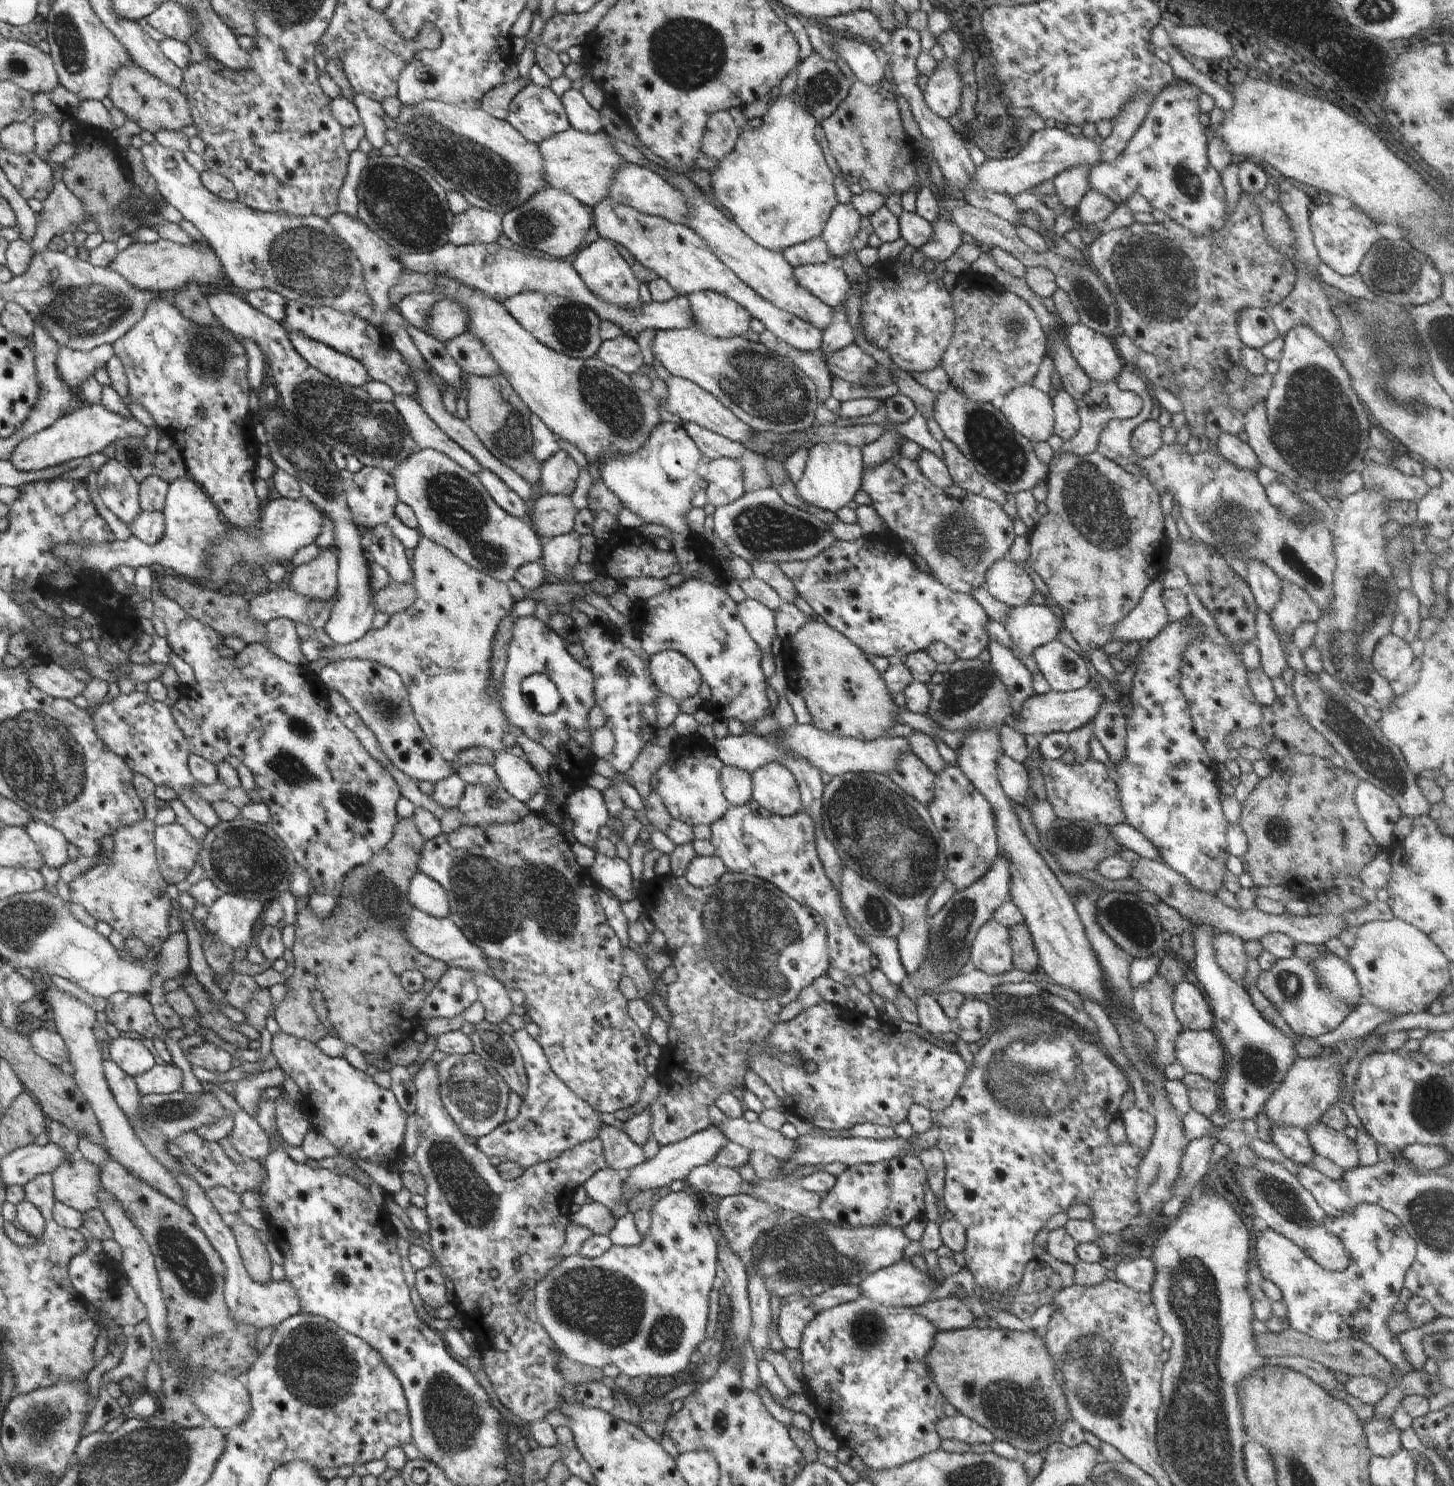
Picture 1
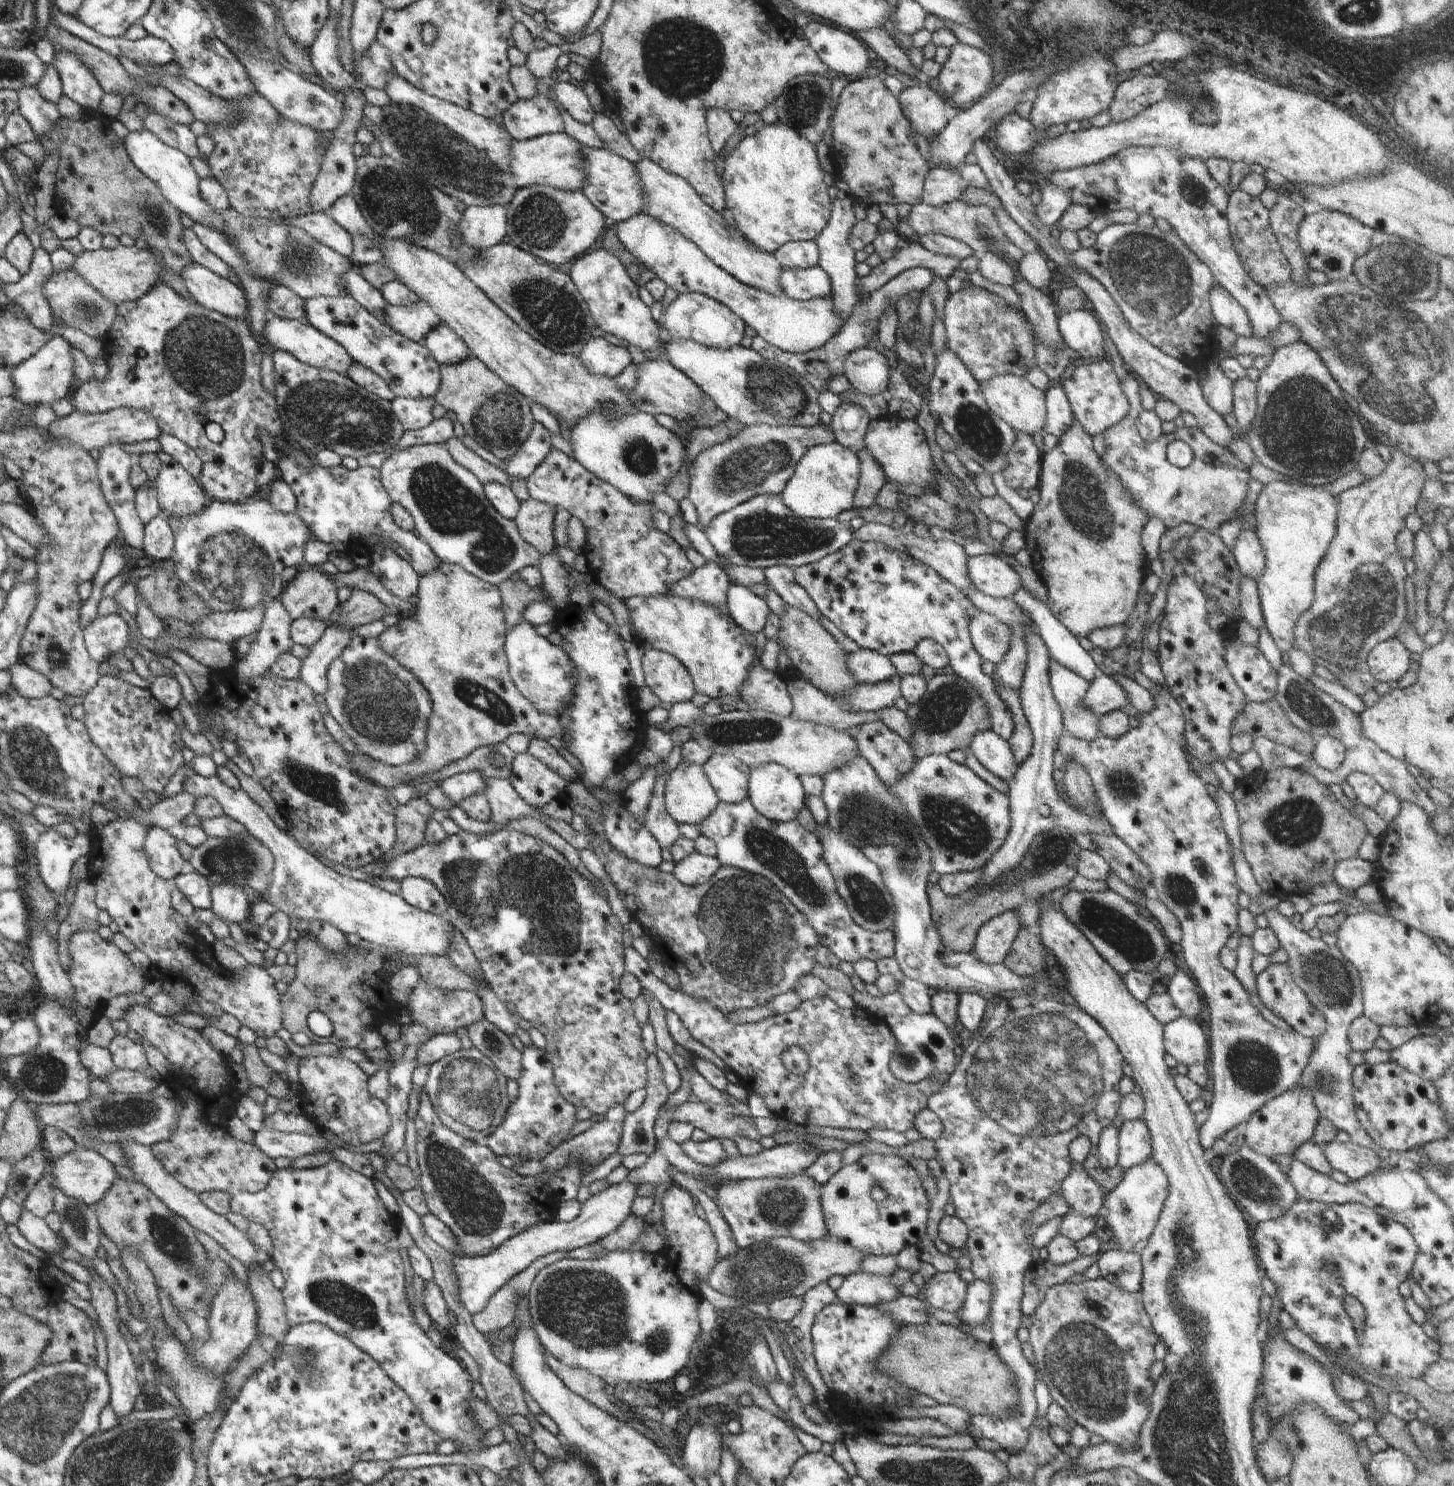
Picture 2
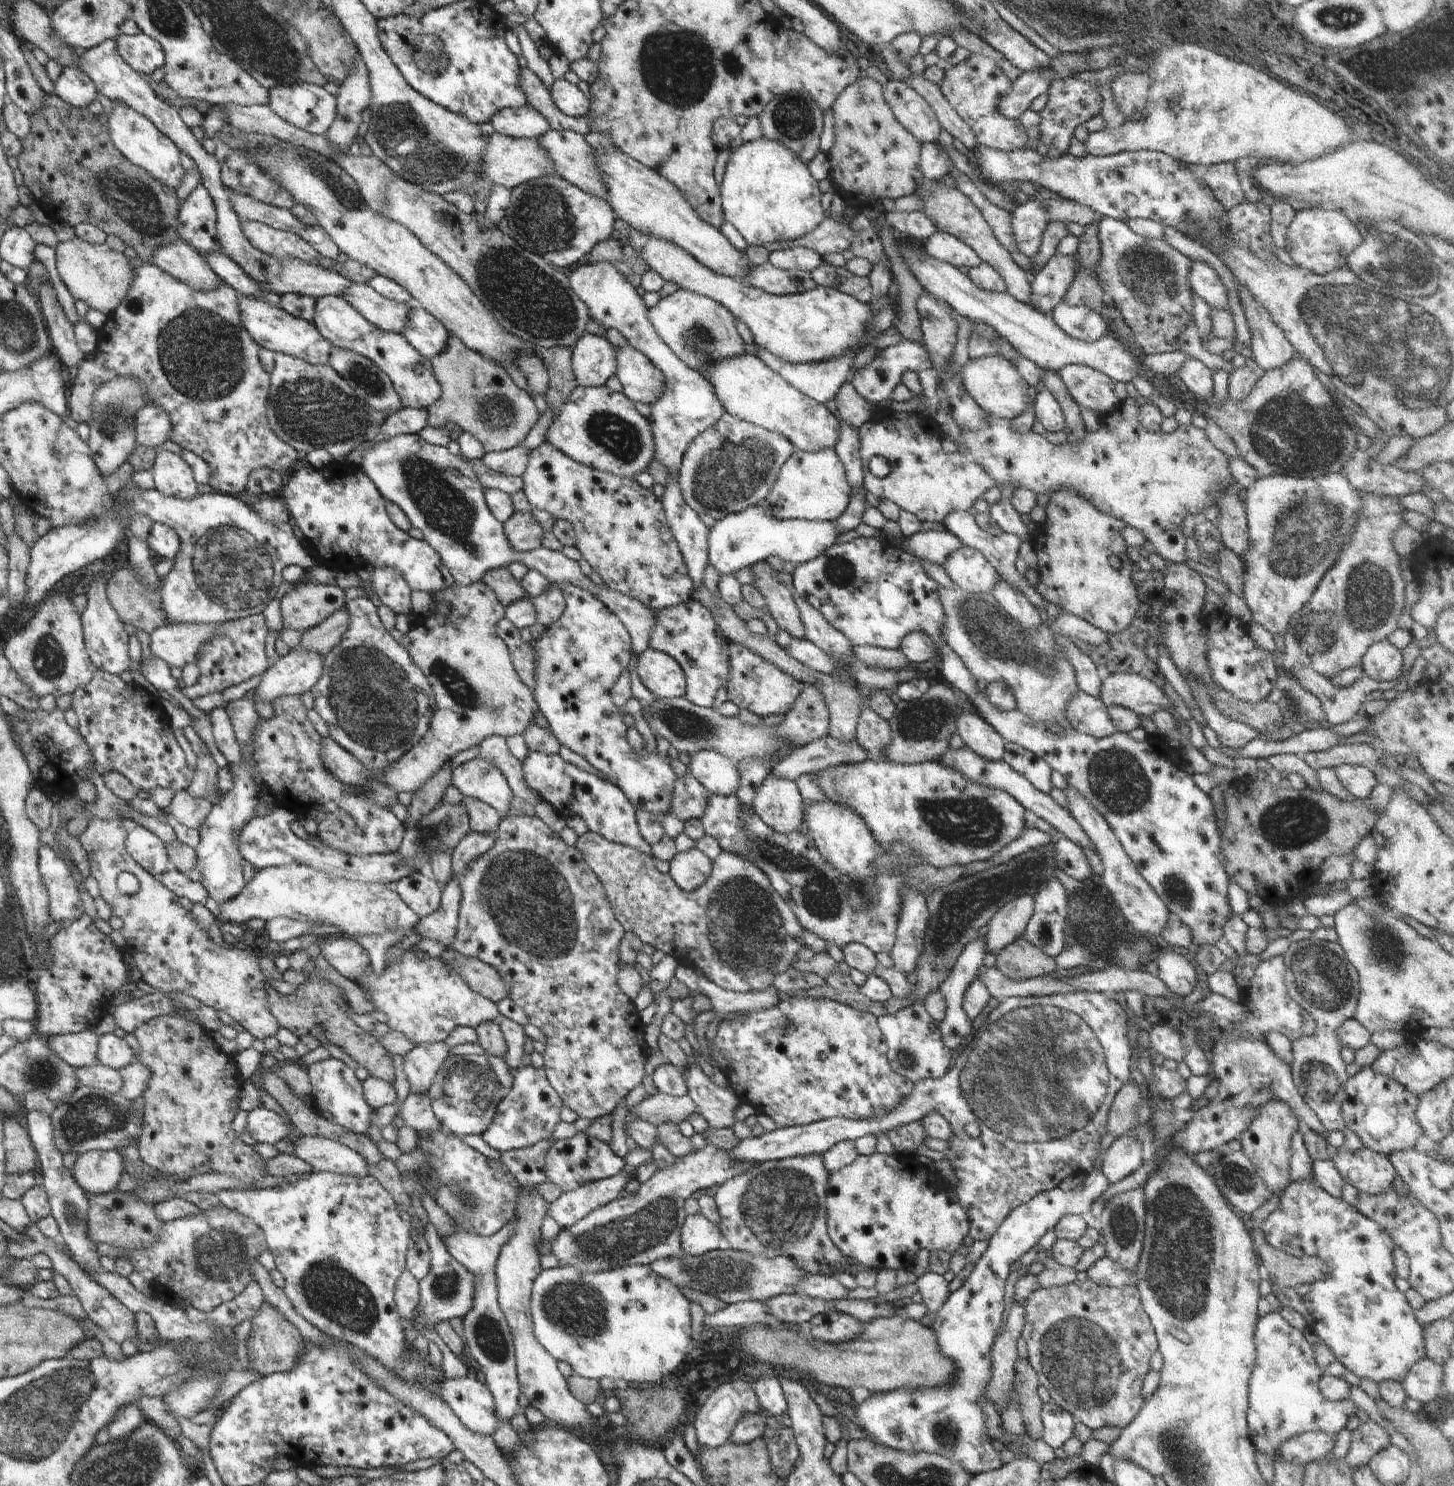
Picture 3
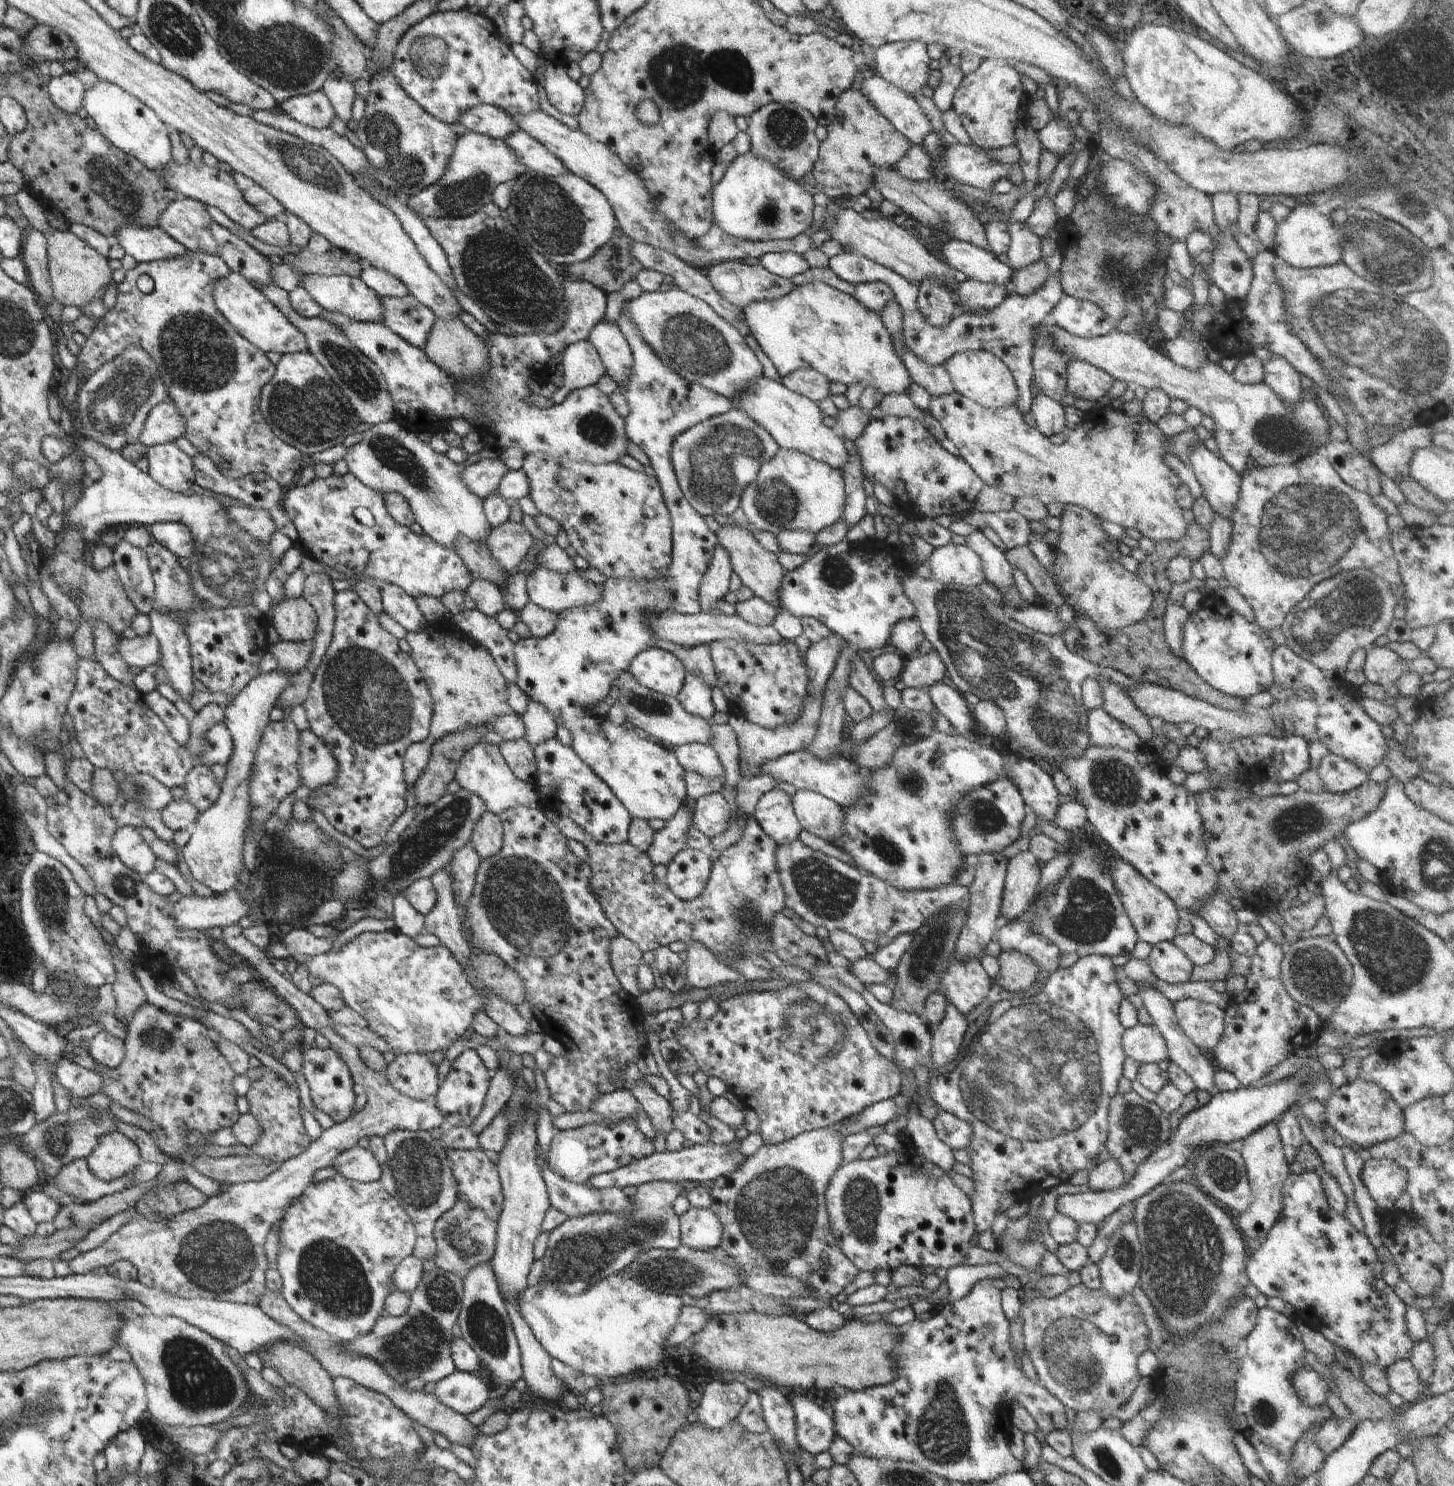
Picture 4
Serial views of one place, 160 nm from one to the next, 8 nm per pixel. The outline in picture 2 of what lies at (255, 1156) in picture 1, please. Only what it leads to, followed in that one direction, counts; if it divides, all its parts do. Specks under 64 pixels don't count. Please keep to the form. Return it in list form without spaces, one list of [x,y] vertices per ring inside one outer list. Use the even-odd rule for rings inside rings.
[[[264,1126],[253,1132],[253,1141],[250,1143],[273,1161],[280,1156],[297,1159],[305,1154],[318,1151],[328,1151],[332,1155],[326,1145],[318,1140],[318,1137],[298,1133],[281,1133]]]

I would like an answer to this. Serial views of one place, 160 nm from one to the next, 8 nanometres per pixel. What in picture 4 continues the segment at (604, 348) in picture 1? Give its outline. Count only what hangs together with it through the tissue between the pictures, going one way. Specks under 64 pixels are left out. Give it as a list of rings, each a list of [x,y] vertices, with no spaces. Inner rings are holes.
[[[588,339],[565,347],[562,360],[564,386],[553,393],[550,399],[553,405],[562,403],[574,389],[596,385],[606,373],[598,351]]]

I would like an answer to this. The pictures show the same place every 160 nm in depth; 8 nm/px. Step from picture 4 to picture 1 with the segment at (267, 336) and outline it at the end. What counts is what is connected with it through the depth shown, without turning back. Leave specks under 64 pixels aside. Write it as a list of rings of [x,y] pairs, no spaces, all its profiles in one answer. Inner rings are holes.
[[[287,332],[287,335],[298,354],[301,354],[302,358],[310,363],[310,366],[329,376],[332,380],[361,389],[371,380],[365,366],[362,366],[362,363],[354,358],[314,339],[306,338],[298,332]]]

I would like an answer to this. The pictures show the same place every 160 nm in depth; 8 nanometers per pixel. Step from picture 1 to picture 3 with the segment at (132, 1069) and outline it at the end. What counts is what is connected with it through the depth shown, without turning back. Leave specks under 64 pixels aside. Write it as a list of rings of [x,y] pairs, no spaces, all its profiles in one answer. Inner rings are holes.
[[[102,1034],[98,1038],[98,1060],[101,1065],[108,1066],[115,1070],[125,1068],[134,1060],[134,1053],[131,1047],[123,1038],[112,1034]]]

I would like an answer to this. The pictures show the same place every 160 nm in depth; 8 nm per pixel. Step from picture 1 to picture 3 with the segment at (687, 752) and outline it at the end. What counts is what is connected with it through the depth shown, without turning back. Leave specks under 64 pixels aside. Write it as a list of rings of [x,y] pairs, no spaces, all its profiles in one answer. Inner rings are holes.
[[[688,772],[678,776],[672,792],[672,802],[668,813],[686,823],[692,819],[702,819],[710,792]]]

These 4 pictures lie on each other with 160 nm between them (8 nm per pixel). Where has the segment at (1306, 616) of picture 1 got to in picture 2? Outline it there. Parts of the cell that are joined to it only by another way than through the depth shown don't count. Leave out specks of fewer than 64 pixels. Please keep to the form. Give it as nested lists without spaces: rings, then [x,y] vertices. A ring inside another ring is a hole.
[[[1271,481],[1258,495],[1253,516],[1266,559],[1265,571],[1256,579],[1265,625],[1278,650],[1288,654],[1295,646],[1297,620],[1315,599],[1315,570],[1334,536],[1337,498],[1323,488]]]

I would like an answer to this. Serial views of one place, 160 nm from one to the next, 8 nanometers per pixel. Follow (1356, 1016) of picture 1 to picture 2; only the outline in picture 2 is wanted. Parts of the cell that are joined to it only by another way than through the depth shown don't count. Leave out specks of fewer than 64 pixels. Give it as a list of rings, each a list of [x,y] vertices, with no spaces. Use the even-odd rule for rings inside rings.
[[[1155,683],[1153,691],[1148,692],[1152,695],[1153,707],[1149,711],[1139,715],[1140,724],[1138,727],[1131,727],[1124,736],[1117,739],[1111,739],[1099,734],[1093,741],[1085,741],[1077,739],[1074,735],[1070,737],[1062,735],[1057,742],[1056,752],[1060,753],[1066,760],[1075,758],[1080,764],[1082,764],[1082,766],[1084,766],[1084,768],[1086,768],[1092,779],[1095,794],[1102,803],[1102,812],[1111,822],[1116,836],[1122,839],[1122,842],[1125,842],[1150,867],[1153,882],[1152,888],[1154,888],[1153,895],[1160,899],[1180,921],[1183,930],[1182,942],[1180,943],[1180,946],[1182,946],[1181,951],[1183,952],[1184,960],[1190,969],[1192,976],[1194,976],[1195,981],[1198,983],[1202,996],[1206,999],[1210,1011],[1210,1018],[1208,1020],[1210,1025],[1208,1064],[1212,1066],[1212,1081],[1210,1082],[1210,1085],[1213,1086],[1210,1087],[1213,1087],[1213,1093],[1212,1102],[1209,1107],[1209,1117],[1207,1121],[1198,1128],[1201,1147],[1206,1152],[1210,1152],[1212,1146],[1214,1146],[1214,1142],[1216,1142],[1218,1138],[1224,1138],[1224,1134],[1226,1134],[1228,1130],[1232,1130],[1232,1128],[1235,1127],[1242,1127],[1250,1120],[1250,1117],[1257,1110],[1260,1110],[1271,1098],[1277,1097],[1279,1094],[1282,1094],[1300,1084],[1301,1074],[1303,1073],[1303,1070],[1307,1068],[1309,1057],[1317,1047],[1319,1040],[1317,1038],[1298,1034],[1294,1029],[1280,1029],[1264,1019],[1258,1009],[1250,1003],[1249,994],[1246,992],[1246,989],[1242,986],[1242,983],[1238,978],[1236,978],[1236,975],[1232,971],[1226,970],[1226,967],[1223,967],[1220,962],[1219,954],[1221,953],[1222,948],[1226,947],[1226,941],[1228,940],[1229,935],[1236,933],[1236,930],[1239,928],[1238,911],[1240,905],[1238,905],[1238,894],[1240,890],[1237,876],[1233,869],[1233,860],[1231,859],[1230,854],[1231,846],[1229,845],[1228,837],[1223,829],[1223,822],[1217,802],[1210,797],[1210,794],[1206,789],[1206,783],[1198,777],[1197,772],[1194,771],[1190,767],[1190,763],[1188,763],[1187,758],[1189,754],[1186,750],[1184,736],[1185,718],[1183,717],[1178,701],[1176,701],[1171,694],[1169,687],[1165,687],[1160,683]]]

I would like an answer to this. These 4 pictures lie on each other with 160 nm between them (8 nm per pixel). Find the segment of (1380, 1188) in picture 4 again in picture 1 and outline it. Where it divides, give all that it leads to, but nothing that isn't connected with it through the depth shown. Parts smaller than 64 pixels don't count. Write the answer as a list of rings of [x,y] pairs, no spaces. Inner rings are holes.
[[[1318,1120],[1313,1127],[1307,1128],[1306,1136],[1316,1155],[1334,1162],[1344,1172],[1359,1166],[1356,1141],[1346,1137],[1344,1131],[1328,1128]]]

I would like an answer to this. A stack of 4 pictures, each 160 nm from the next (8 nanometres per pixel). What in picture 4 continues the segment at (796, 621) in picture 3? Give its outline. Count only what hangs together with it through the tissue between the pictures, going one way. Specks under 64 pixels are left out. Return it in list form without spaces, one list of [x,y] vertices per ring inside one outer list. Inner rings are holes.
[[[720,526],[716,536],[718,543],[729,552],[733,572],[740,577],[742,584],[748,586],[754,596],[760,597],[764,602],[772,605],[778,612],[784,611],[781,608],[781,600],[779,597],[781,578],[785,575],[785,571],[779,562],[780,555],[775,555],[763,549],[759,545],[759,542],[752,536],[752,533],[743,527]]]

